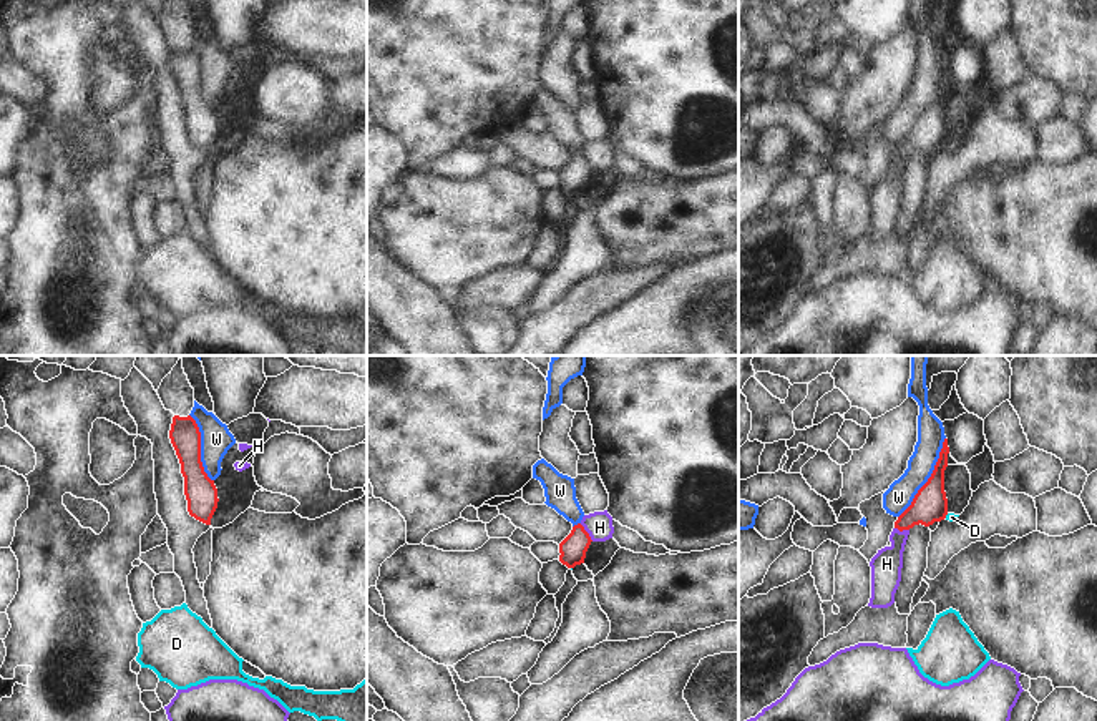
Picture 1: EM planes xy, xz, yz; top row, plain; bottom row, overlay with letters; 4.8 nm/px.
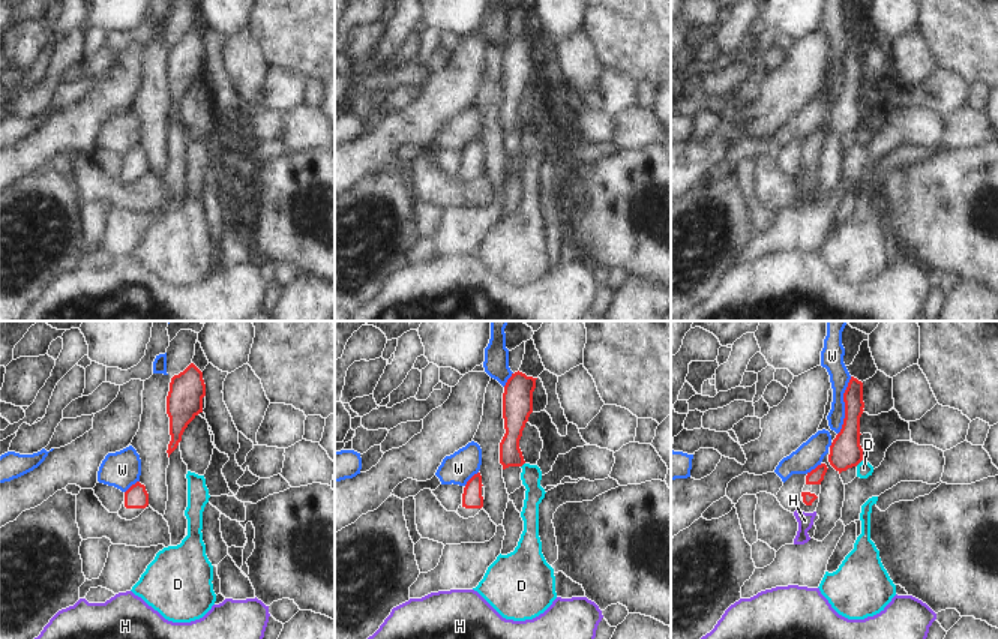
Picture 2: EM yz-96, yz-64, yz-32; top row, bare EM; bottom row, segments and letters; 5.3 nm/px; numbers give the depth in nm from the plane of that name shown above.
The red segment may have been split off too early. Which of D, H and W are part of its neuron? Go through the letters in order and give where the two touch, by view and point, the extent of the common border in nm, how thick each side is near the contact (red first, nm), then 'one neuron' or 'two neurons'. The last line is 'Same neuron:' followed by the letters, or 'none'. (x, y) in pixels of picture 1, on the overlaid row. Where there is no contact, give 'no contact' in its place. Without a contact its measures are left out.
D: contact yz (946, 514); length 30 nm; calibres 170 and 50 nm; two neurons
H: contact xz (586, 532); length 110 nm; calibres 130 and 130 nm; two neurons
W: contact yz (930, 477); length 460 nm; calibres 170 and 140 nm; two neurons
Same neuron: none

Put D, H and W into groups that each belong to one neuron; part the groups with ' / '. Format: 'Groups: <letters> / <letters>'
Groups: D / H / W

